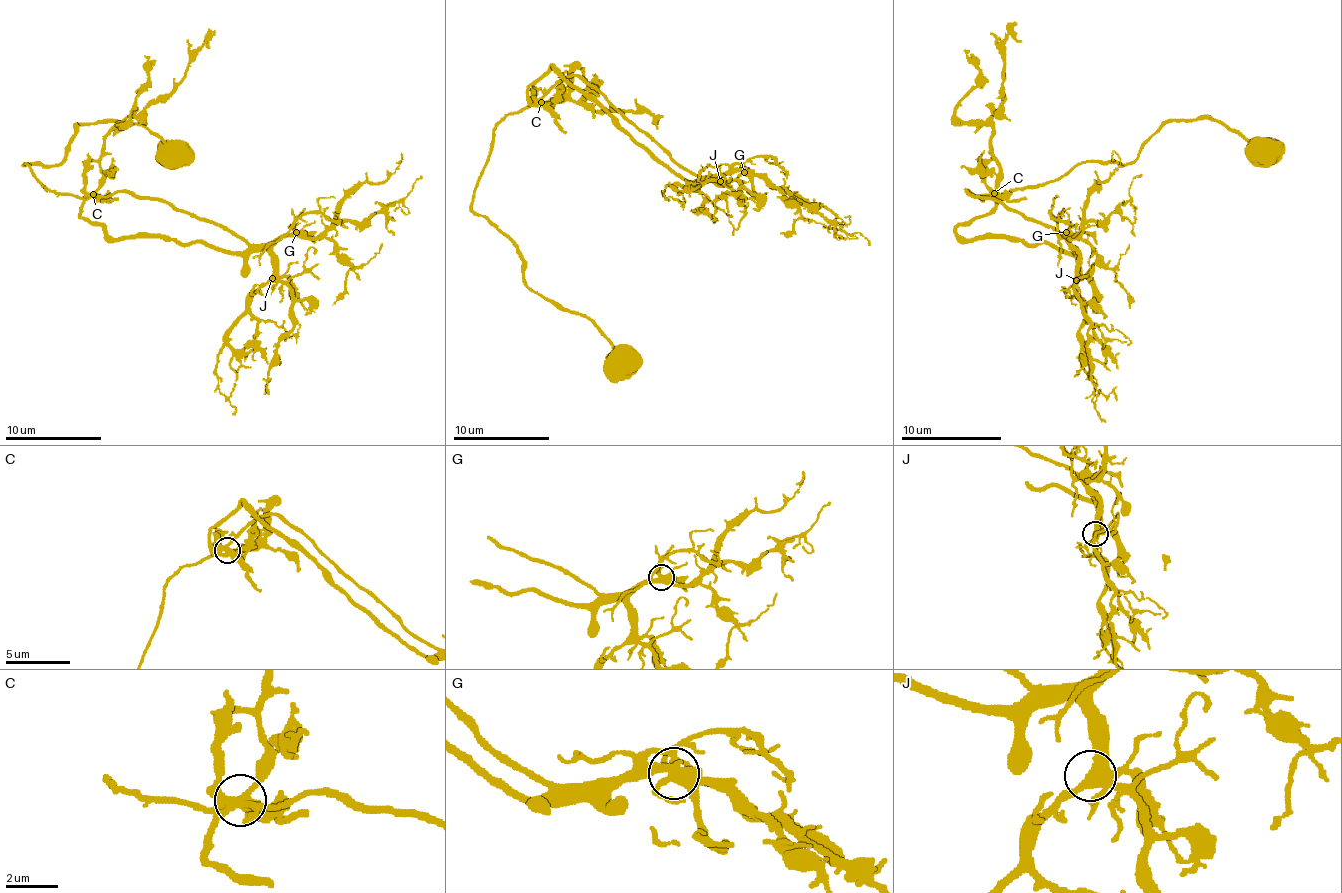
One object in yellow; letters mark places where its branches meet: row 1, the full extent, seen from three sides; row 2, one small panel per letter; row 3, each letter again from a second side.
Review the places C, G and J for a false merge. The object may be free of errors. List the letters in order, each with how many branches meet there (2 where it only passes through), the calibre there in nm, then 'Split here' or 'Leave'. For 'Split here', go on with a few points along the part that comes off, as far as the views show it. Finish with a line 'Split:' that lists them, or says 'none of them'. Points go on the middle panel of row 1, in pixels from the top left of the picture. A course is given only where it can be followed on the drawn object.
C: Branches: 5. Thickness 440 nm. Leave
G: Branches: 5. Thickness 440 nm. Leave
J: Branches: 5. Thickness 400 nm. Leave
Split: none of them

